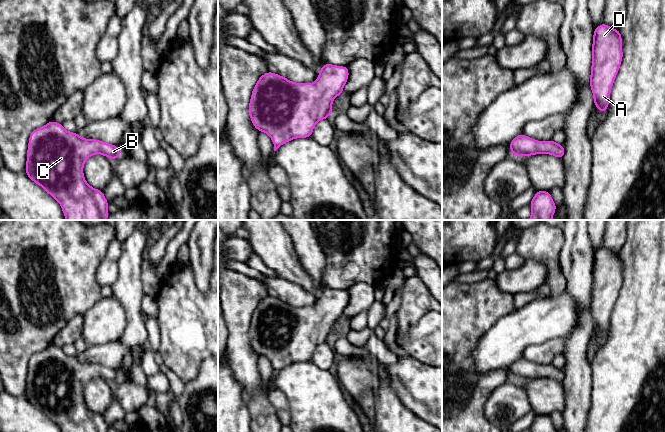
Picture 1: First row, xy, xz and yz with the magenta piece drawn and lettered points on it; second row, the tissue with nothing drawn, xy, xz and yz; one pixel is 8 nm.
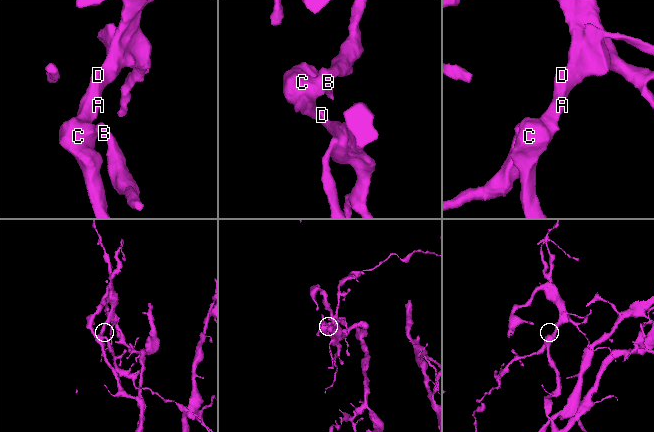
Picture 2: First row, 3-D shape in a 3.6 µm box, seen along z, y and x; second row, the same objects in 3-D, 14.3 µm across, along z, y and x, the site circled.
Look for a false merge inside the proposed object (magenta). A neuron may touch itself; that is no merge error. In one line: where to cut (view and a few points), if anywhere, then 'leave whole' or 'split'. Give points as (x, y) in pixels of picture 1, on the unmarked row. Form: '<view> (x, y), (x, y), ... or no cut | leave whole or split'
no cut | leave whole

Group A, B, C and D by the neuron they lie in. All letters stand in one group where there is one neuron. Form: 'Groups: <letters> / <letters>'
Groups: A B C D

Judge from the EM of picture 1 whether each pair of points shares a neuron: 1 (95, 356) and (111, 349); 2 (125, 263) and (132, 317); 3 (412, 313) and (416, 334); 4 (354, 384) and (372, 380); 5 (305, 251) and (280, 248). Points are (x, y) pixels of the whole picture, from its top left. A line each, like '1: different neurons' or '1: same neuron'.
1: same neuron
2: same neuron
3: different neurons
4: same neuron
5: different neurons

